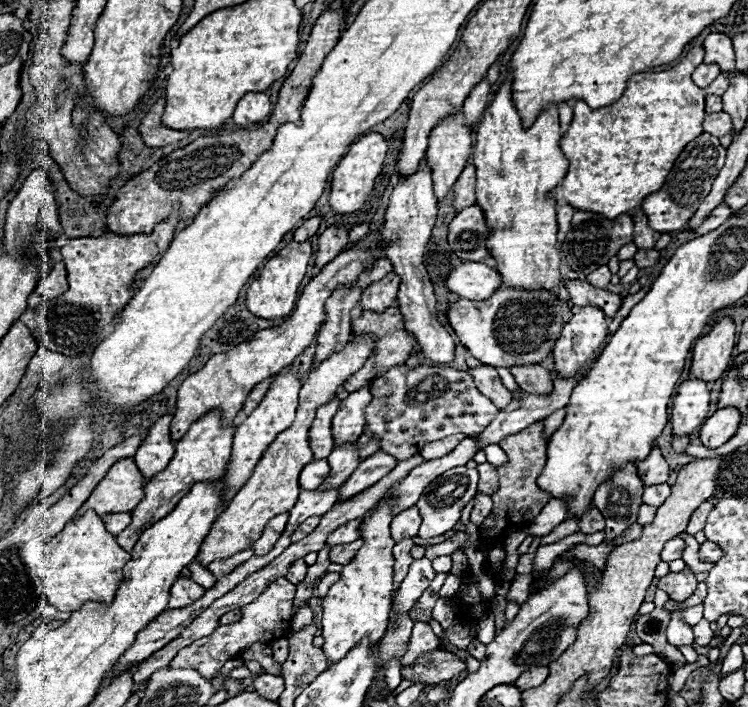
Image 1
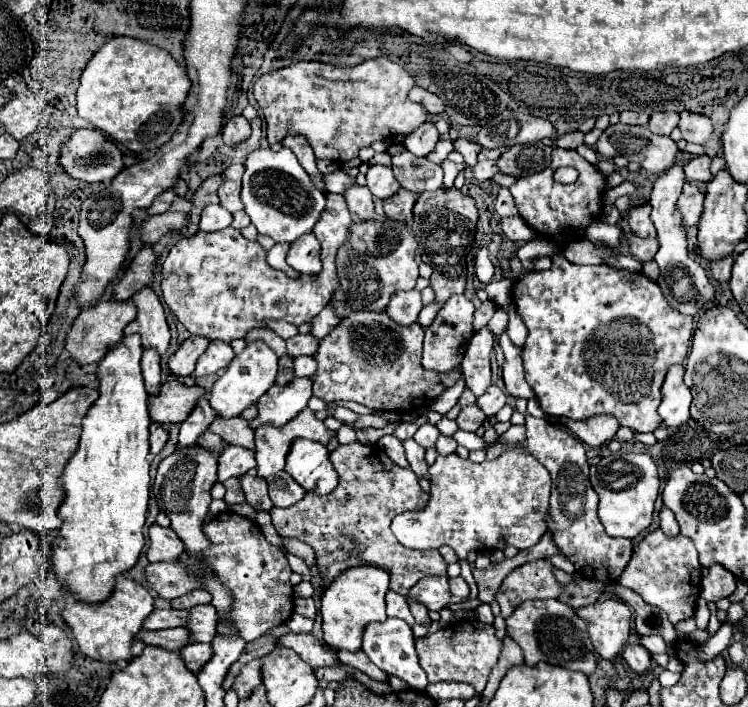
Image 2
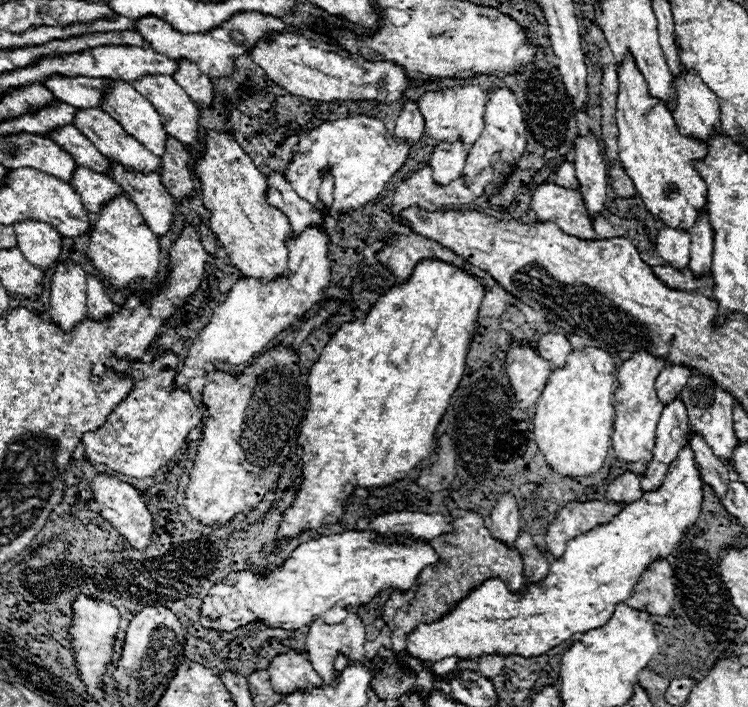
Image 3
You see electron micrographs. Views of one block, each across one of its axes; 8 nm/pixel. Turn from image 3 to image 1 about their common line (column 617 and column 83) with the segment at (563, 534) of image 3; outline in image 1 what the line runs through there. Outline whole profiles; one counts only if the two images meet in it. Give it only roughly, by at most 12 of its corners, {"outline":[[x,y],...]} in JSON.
{"outline":[[118,460],[80,506],[100,518],[132,512],[146,480]]}

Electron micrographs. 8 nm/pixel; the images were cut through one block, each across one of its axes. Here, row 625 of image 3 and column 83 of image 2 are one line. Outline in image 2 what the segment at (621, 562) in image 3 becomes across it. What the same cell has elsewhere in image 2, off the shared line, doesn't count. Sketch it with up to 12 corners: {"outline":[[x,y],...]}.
{"outline":[[138,334],[98,364],[100,396],[60,476],[52,570],[102,604],[144,548],[148,396]]}

